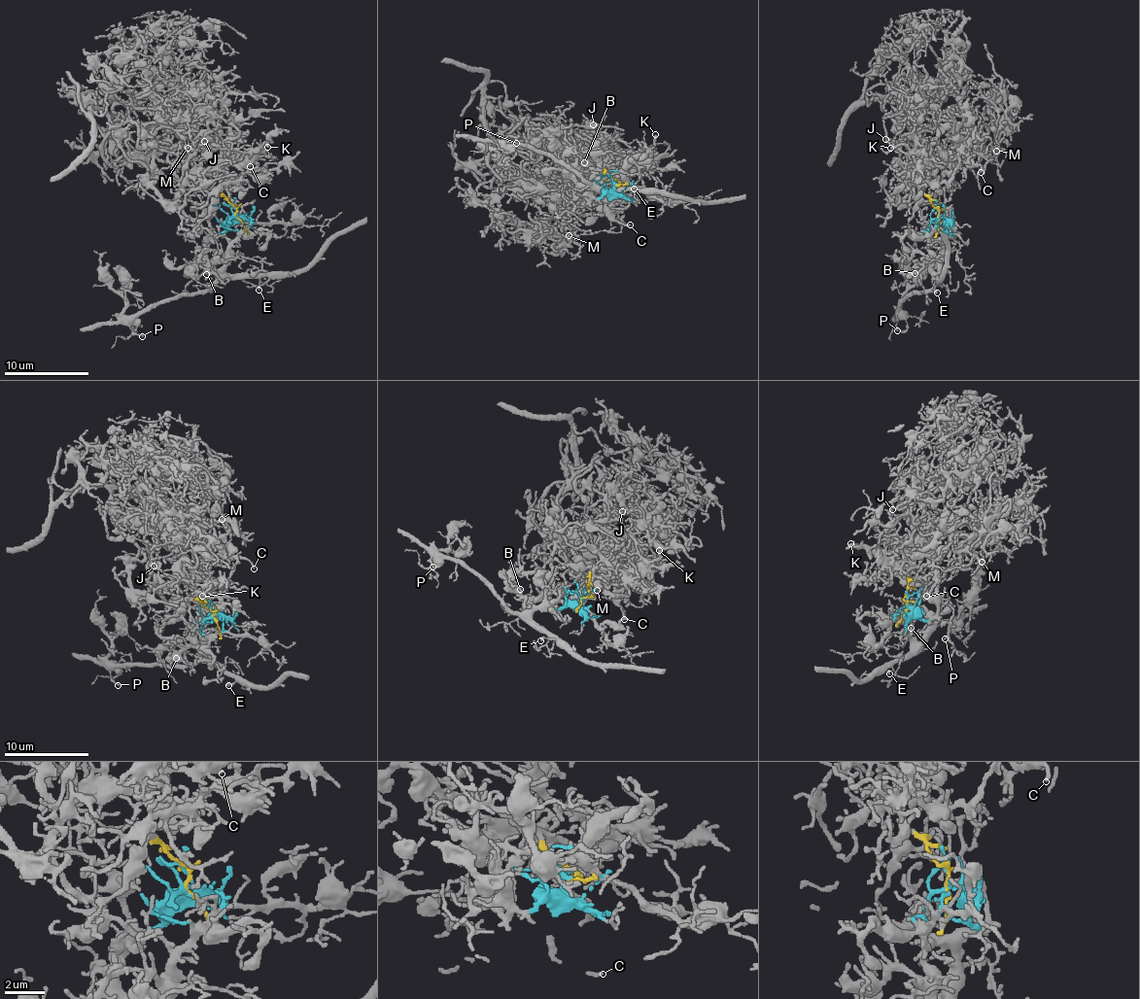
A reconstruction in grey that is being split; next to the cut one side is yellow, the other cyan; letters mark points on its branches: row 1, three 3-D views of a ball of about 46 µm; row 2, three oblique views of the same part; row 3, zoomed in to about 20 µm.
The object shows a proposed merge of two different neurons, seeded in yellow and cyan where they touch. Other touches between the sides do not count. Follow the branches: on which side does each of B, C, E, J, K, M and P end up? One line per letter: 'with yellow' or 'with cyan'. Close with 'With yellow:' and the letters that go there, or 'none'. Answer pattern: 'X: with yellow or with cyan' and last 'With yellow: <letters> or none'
B: with cyan
C: with yellow
E: with cyan
J: with yellow
K: with yellow
M: with yellow
P: with cyan
With yellow: C, J, K, M

